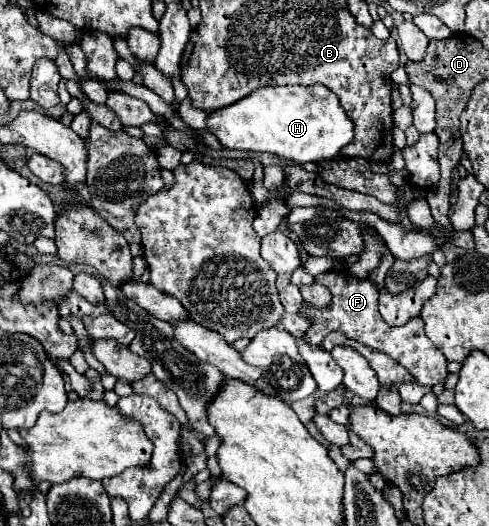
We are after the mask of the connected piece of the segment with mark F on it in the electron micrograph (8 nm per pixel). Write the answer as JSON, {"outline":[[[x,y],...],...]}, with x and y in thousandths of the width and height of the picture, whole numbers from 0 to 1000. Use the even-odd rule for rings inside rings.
{"outline":[[[679,511],[679,515],[654,519],[650,538],[663,538],[675,549],[679,572],[667,587],[646,587],[646,584],[630,580],[626,572],[618,572],[609,599],[626,603],[634,610],[634,622],[622,633],[626,652],[650,656],[663,648],[663,641],[671,633],[695,629],[712,644],[724,644],[732,652],[744,652],[757,663],[769,663],[769,667],[798,675],[806,686],[826,694],[855,721],[859,732],[883,736],[883,732],[912,721],[916,705],[912,705],[908,675],[900,671],[900,663],[892,663],[892,656],[883,648],[871,644],[863,606],[843,603],[830,618],[818,618],[818,622],[789,618],[773,595],[773,549],[753,530],[732,530],[732,527],[716,523],[712,515]]]}

